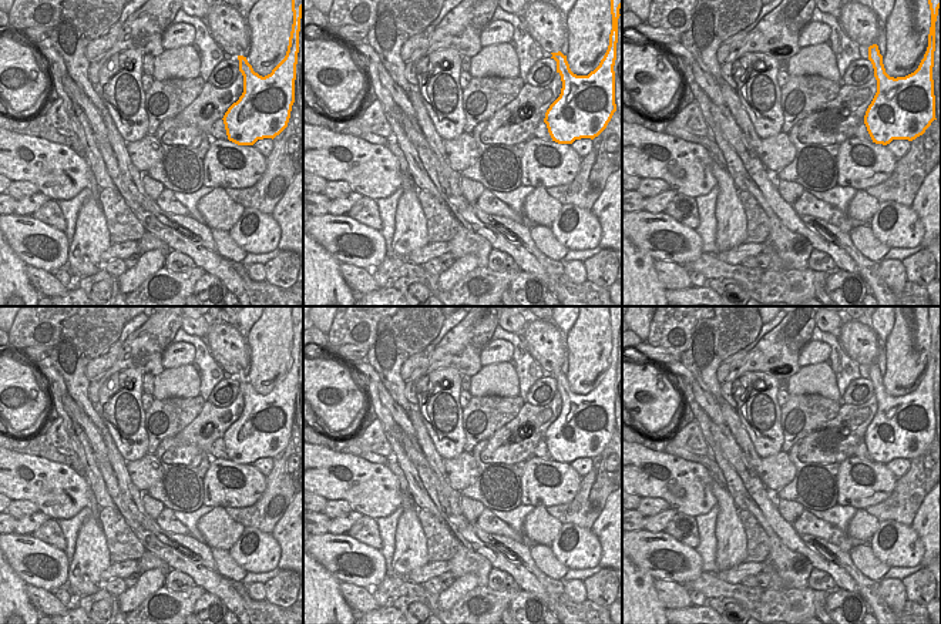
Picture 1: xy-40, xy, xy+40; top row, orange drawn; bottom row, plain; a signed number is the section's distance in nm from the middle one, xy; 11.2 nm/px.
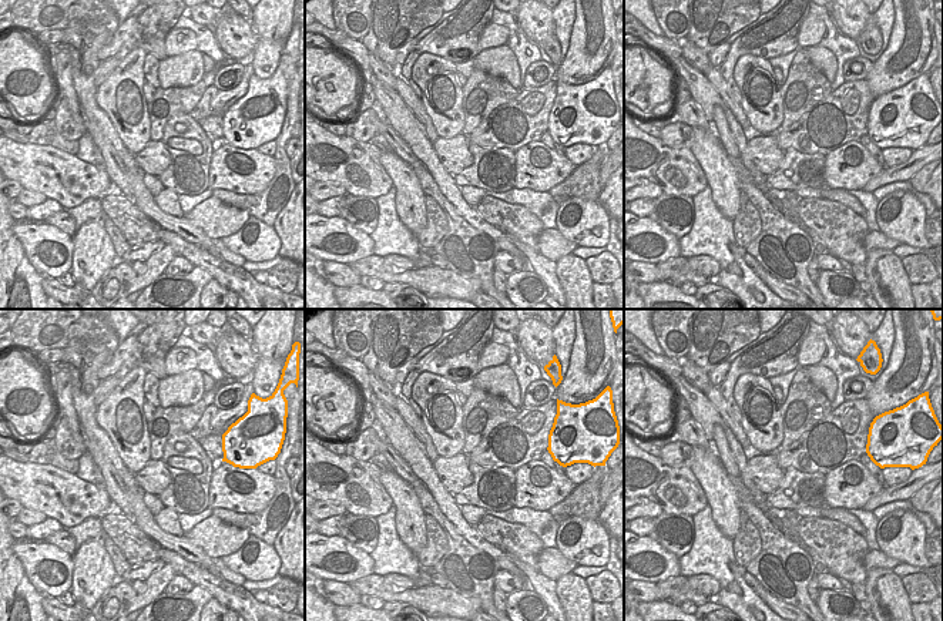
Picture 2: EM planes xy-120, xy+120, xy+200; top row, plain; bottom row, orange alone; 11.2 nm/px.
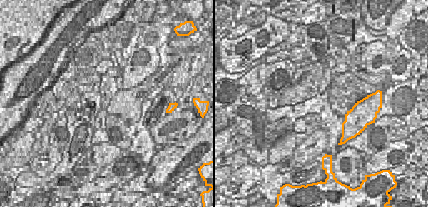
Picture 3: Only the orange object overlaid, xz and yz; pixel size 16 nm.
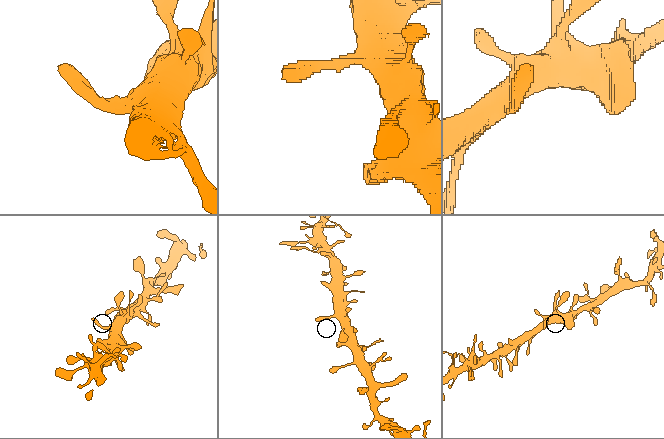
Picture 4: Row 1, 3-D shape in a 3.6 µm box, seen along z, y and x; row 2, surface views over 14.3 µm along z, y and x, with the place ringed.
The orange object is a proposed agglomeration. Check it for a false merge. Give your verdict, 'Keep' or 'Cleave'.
Keep

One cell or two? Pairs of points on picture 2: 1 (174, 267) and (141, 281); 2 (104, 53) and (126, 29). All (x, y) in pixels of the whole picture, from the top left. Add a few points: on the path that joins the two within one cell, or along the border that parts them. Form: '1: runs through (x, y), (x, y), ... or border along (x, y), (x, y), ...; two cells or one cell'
1: border along (177, 254), (163, 272); two cells
2: runs through (110, 47), (121, 34); one cell

